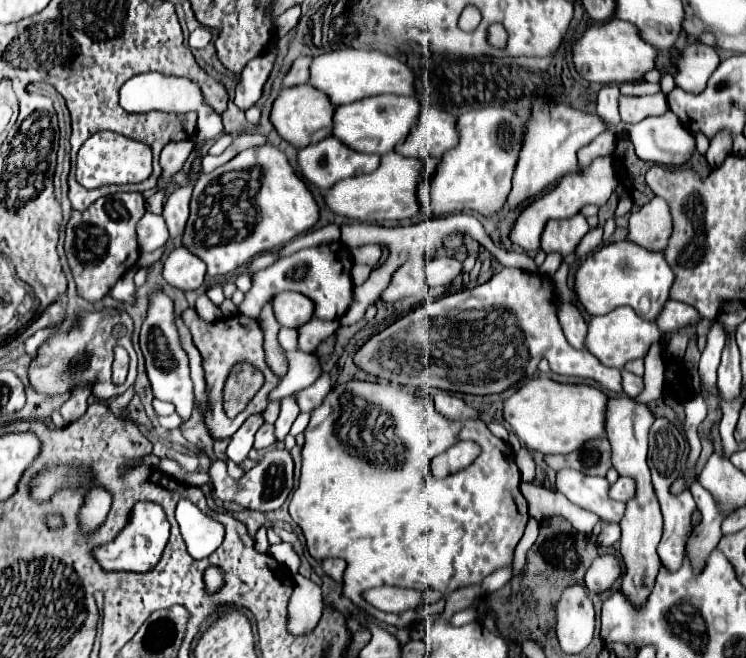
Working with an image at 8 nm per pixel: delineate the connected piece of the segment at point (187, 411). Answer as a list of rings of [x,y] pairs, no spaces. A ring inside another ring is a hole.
[[[157,291],[151,295],[151,305],[149,305],[149,315],[141,327],[141,351],[145,357],[145,367],[147,367],[147,377],[151,383],[151,391],[157,399],[169,401],[175,405],[175,413],[183,419],[183,423],[191,417],[195,403],[193,403],[193,383],[189,377],[189,361],[187,353],[181,349],[177,329],[173,325],[173,303],[171,299],[163,293]]]

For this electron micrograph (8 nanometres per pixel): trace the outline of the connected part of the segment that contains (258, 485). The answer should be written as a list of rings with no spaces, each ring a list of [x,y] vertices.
[[[289,449],[267,451],[263,459],[241,477],[241,481],[233,481],[225,471],[225,461],[219,459],[212,461],[208,473],[213,483],[214,493],[221,501],[235,501],[245,509],[255,509],[263,513],[279,509],[293,489],[293,459],[289,455]]]

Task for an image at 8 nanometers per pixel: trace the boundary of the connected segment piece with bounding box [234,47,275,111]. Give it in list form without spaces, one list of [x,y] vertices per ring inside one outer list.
[[[269,47],[267,51],[263,51],[263,55],[259,55],[259,59],[251,59],[251,63],[247,63],[247,67],[239,77],[234,100],[239,109],[245,111],[259,101],[263,85],[273,69],[273,61],[275,61],[275,47]]]

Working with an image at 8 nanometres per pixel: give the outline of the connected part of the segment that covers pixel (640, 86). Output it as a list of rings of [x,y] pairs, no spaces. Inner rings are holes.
[[[641,81],[641,83],[623,83],[621,85],[621,93],[623,95],[635,95],[635,97],[639,97],[639,95],[653,95],[657,91],[659,91],[657,83],[645,83],[645,81]]]

